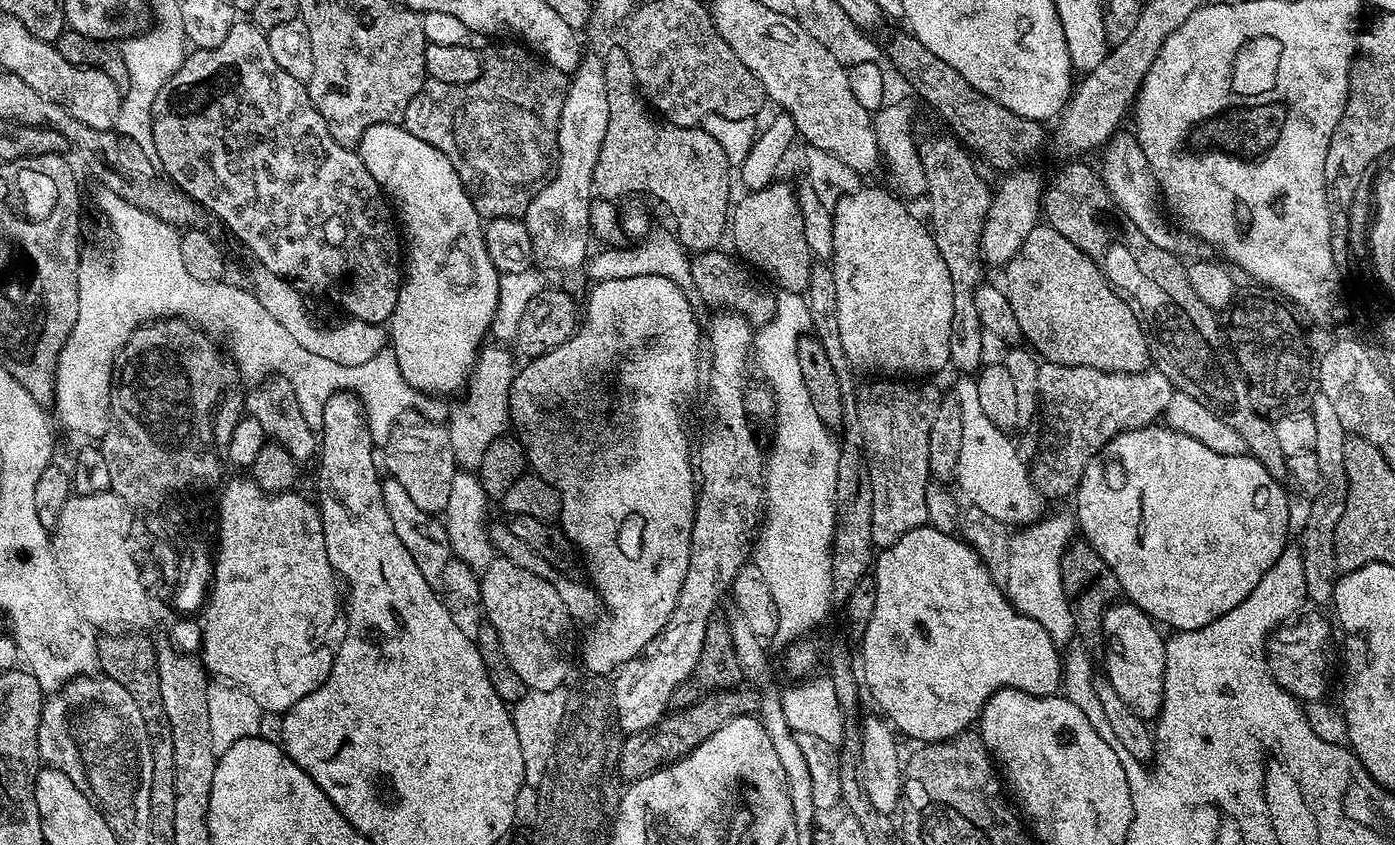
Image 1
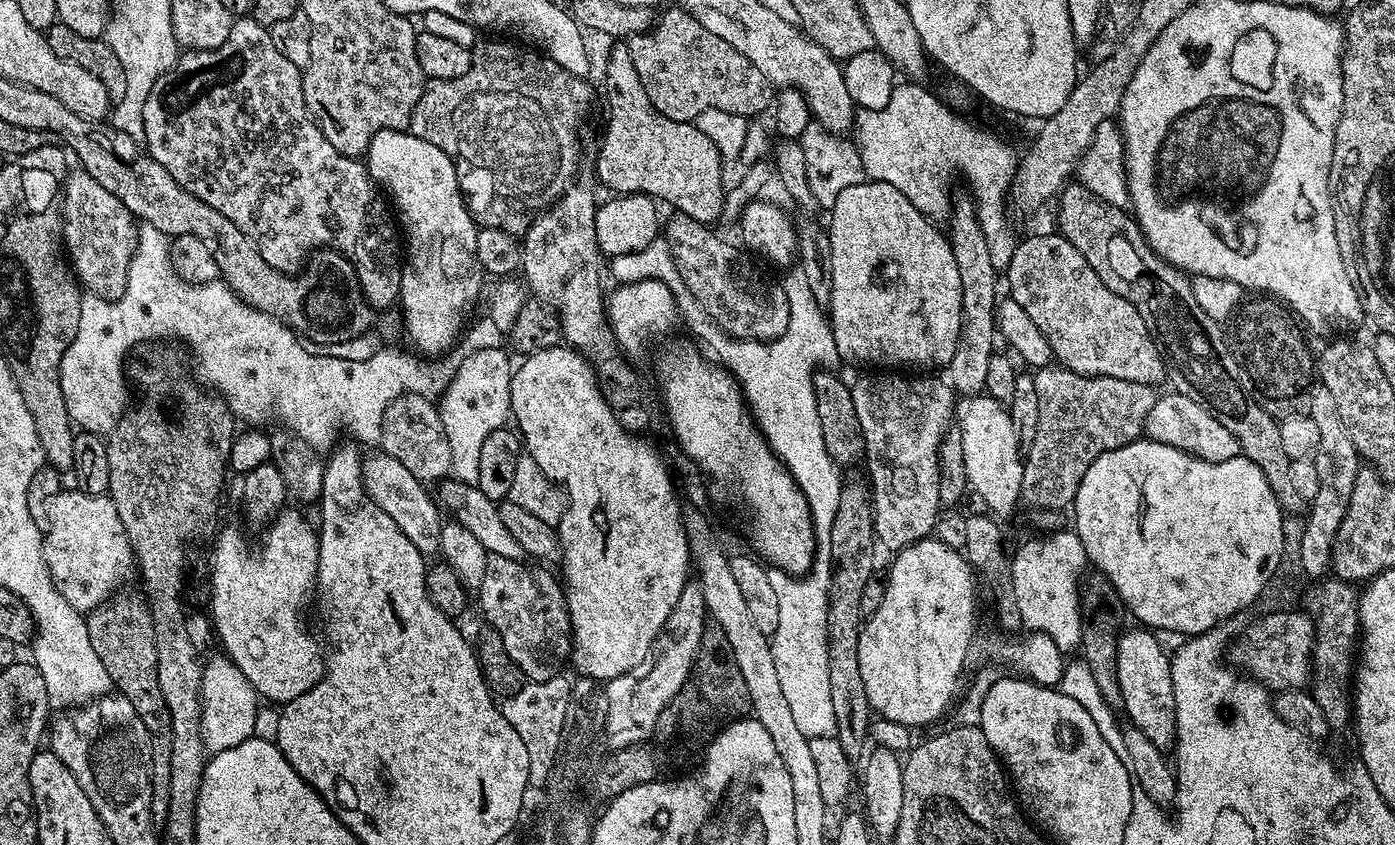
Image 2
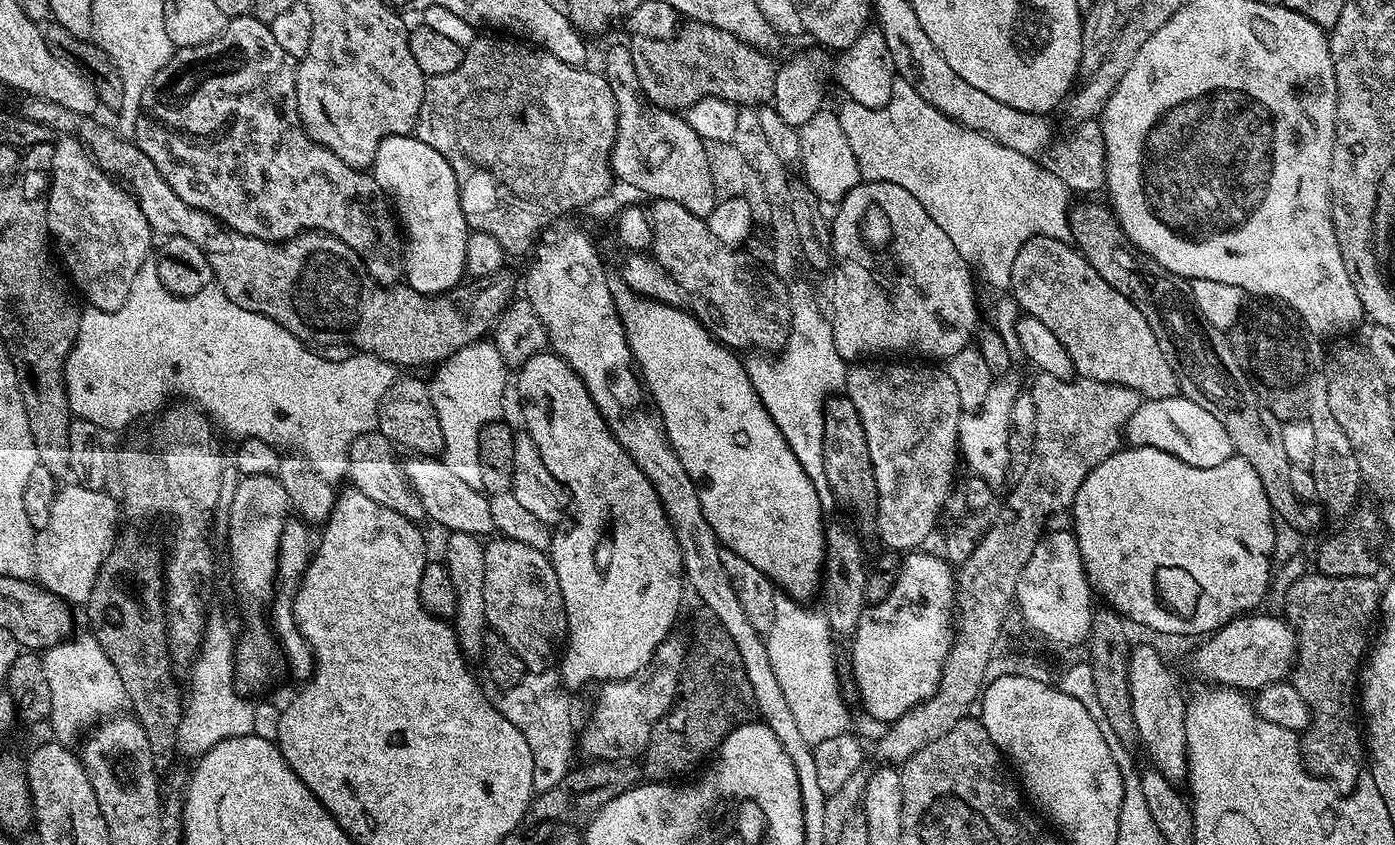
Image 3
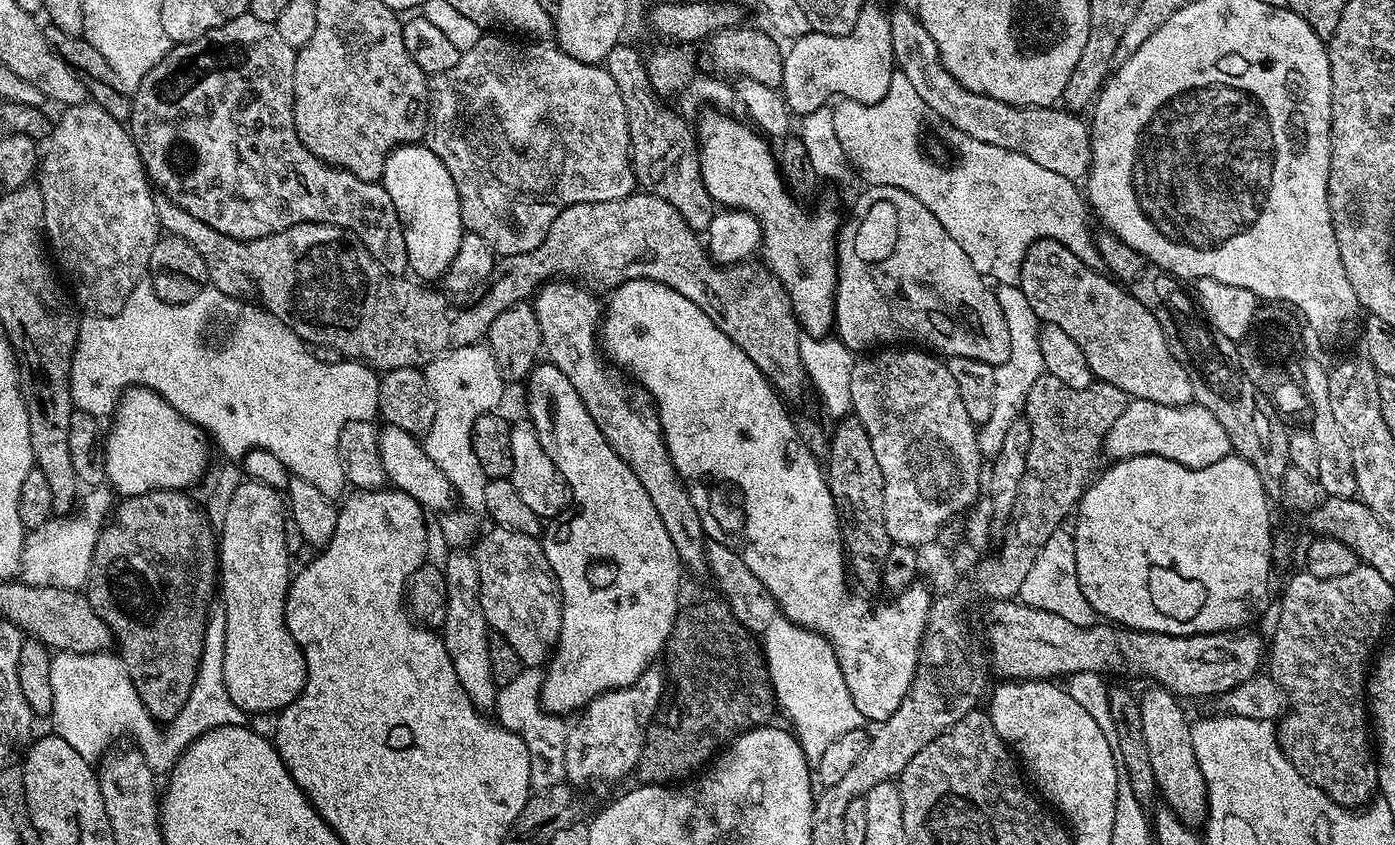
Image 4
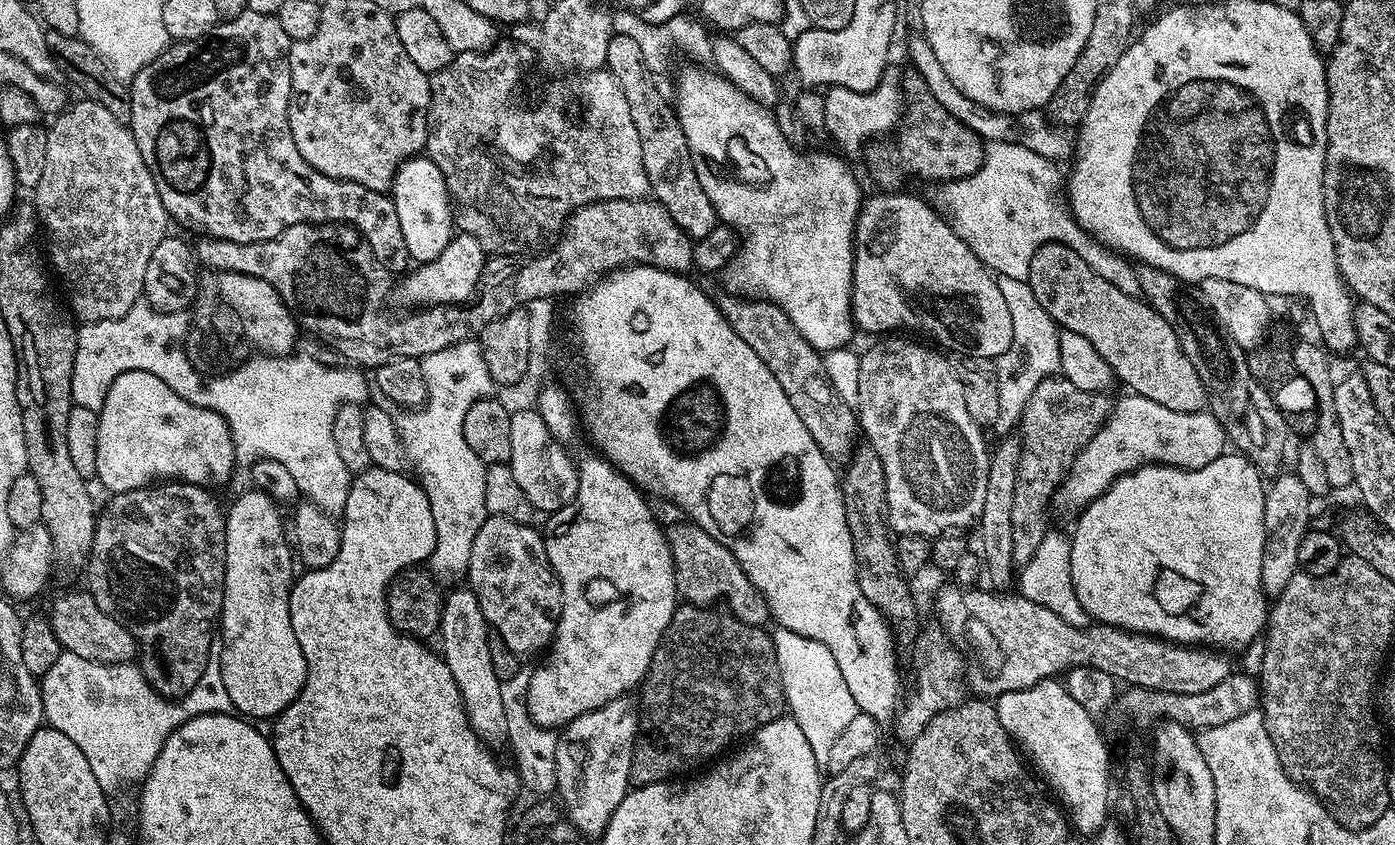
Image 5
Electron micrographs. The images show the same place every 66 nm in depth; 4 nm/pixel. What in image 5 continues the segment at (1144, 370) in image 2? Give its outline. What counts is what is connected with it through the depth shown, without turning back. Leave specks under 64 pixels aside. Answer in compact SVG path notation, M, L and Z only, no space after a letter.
M1043 244L1038 246L1034 258L1030 258L1030 274L1027 278L1030 290L1034 290L1034 298L1050 314L1057 325L1086 338L1094 350L1102 356L1110 367L1117 381L1129 384L1131 391L1138 396L1150 398L1150 402L1158 402L1158 406L1167 406L1169 410L1179 412L1202 412L1208 403L1208 395L1202 386L1202 378L1198 378L1198 370L1194 370L1194 362L1186 358L1170 322L1153 310L1151 304L1140 296L1122 294L1118 286L1106 282L1102 274L1094 274L1070 246L1061 244Z

